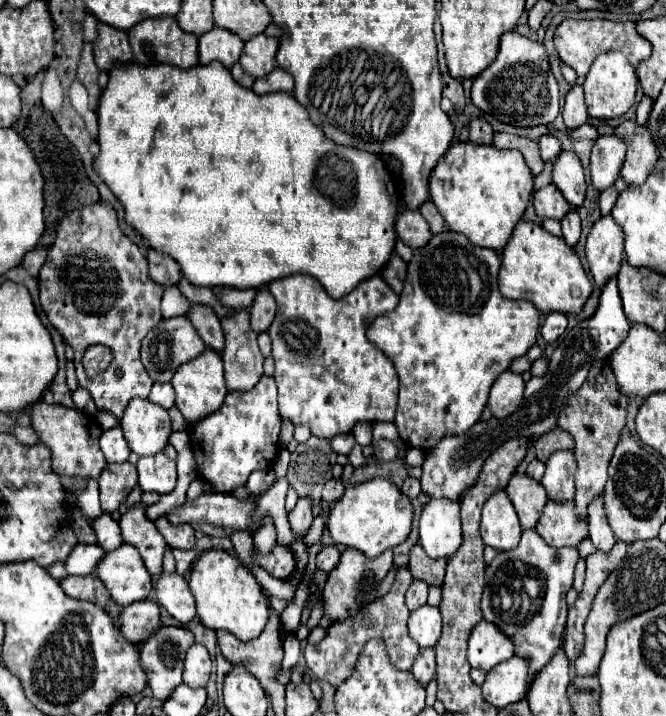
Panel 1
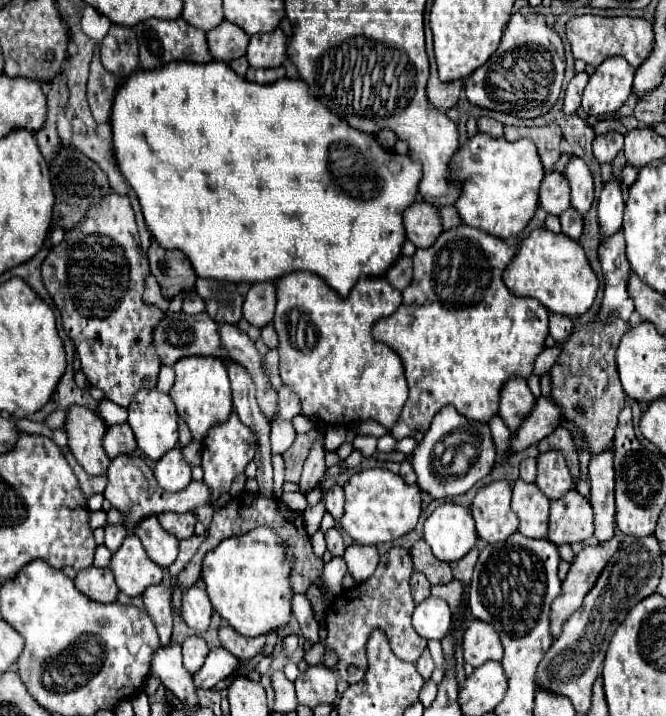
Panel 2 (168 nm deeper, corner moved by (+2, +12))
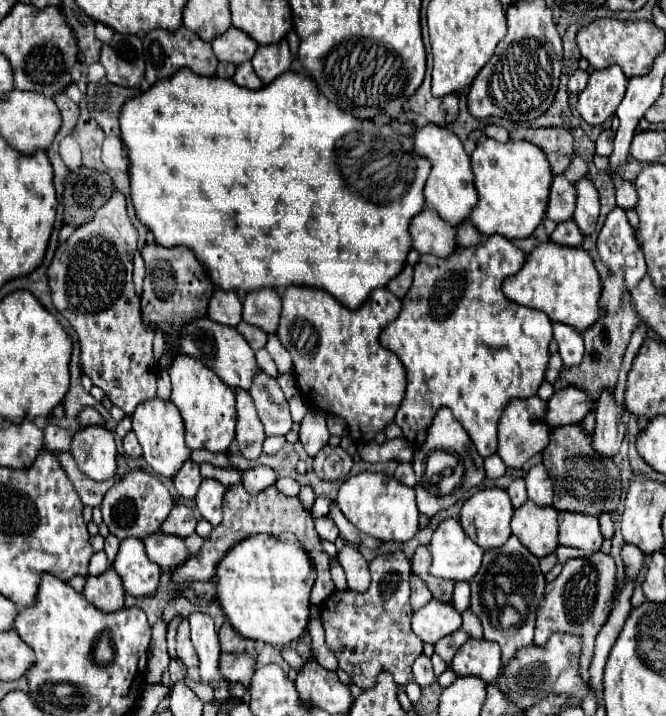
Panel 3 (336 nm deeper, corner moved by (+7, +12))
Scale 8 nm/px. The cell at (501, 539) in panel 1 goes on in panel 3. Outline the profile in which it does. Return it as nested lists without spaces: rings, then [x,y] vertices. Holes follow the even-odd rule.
[[[487,488],[487,490],[479,490],[463,504],[459,522],[471,538],[475,536],[475,544],[479,544],[483,550],[489,550],[489,548],[499,548],[511,536],[511,528],[509,528],[511,516],[513,516],[513,506],[509,494],[501,488]]]

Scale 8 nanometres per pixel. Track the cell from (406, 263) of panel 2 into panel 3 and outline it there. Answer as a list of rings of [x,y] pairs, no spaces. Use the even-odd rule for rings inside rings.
[[[405,264],[405,268],[401,270],[401,274],[399,274],[397,278],[393,278],[393,280],[387,284],[387,288],[389,288],[389,292],[393,292],[397,298],[403,298],[403,296],[409,292],[411,282],[413,282],[413,266]]]

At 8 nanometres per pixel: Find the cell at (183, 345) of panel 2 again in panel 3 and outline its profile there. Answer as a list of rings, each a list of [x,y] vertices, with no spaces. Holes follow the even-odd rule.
[[[199,318],[199,320],[193,320],[187,326],[183,326],[179,340],[181,340],[181,352],[183,354],[201,360],[209,370],[213,370],[233,390],[239,388],[239,390],[249,392],[249,388],[253,384],[253,378],[261,370],[259,364],[257,364],[257,360],[255,360],[253,348],[231,326],[217,324],[217,322],[209,320],[209,318]]]

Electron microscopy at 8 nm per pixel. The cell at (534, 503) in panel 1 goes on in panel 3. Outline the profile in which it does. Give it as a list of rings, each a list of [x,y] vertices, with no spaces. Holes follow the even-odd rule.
[[[527,500],[521,508],[515,510],[511,520],[511,530],[519,542],[533,552],[537,558],[553,554],[559,546],[559,514],[555,508],[545,506],[537,508]]]

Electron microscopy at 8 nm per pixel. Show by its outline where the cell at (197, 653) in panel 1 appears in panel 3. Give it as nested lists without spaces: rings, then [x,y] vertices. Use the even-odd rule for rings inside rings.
[[[181,620],[177,628],[177,658],[187,668],[197,668],[197,654],[193,652],[193,644],[189,640],[189,622]]]

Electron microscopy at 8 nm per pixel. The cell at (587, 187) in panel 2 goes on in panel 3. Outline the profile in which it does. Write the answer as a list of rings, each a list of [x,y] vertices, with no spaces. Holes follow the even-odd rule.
[[[583,178],[575,184],[577,188],[577,208],[575,208],[575,222],[579,226],[579,230],[589,236],[595,226],[597,226],[597,218],[599,218],[599,194],[595,190],[595,186]]]

